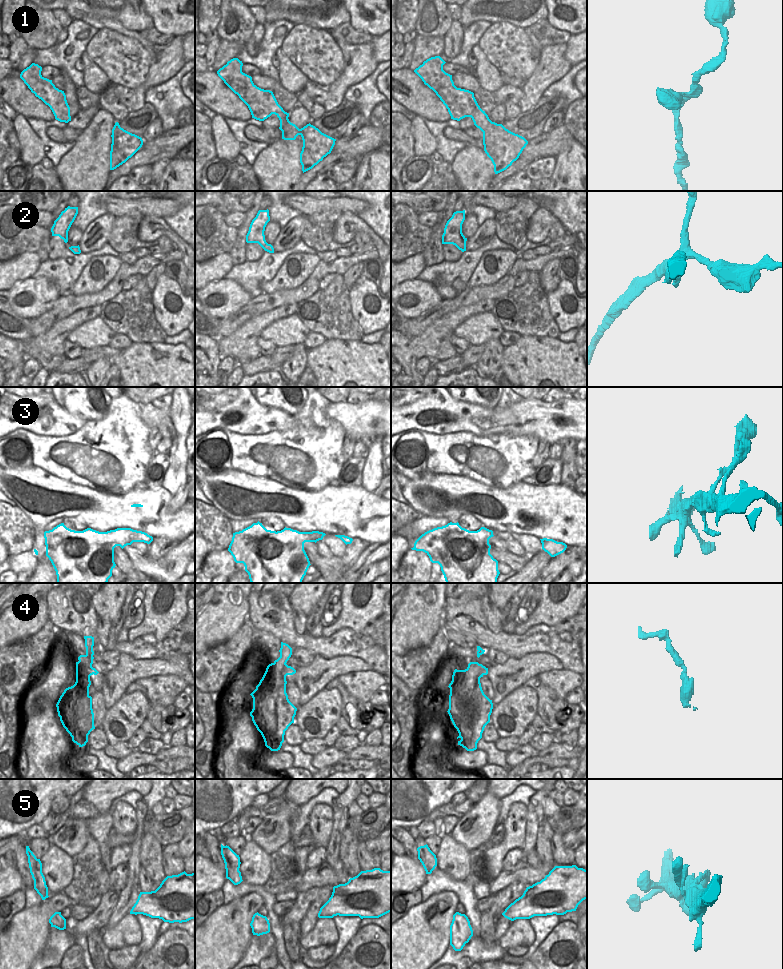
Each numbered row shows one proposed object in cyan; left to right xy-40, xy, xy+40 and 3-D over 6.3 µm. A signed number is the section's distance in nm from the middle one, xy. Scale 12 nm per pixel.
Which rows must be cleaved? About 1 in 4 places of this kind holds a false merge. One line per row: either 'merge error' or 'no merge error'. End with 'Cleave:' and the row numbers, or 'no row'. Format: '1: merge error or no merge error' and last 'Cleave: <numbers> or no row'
1: no merge error
2: no merge error
3: no merge error
4: no merge error
5: no merge error
Cleave: no row

